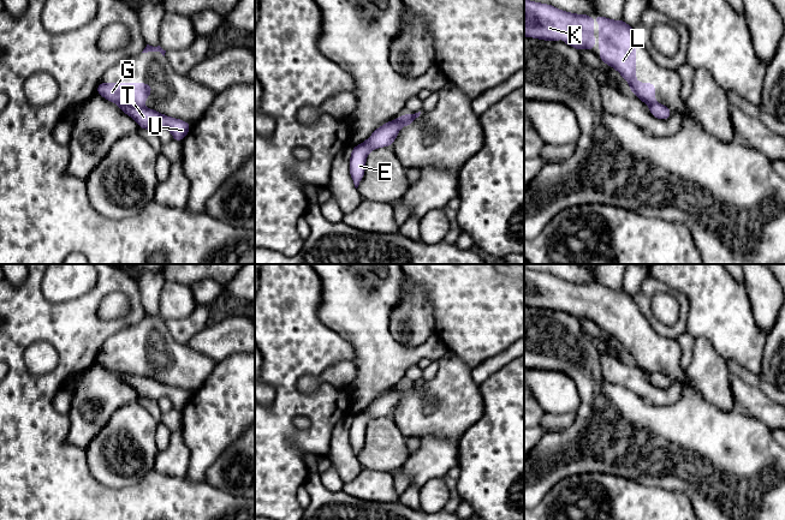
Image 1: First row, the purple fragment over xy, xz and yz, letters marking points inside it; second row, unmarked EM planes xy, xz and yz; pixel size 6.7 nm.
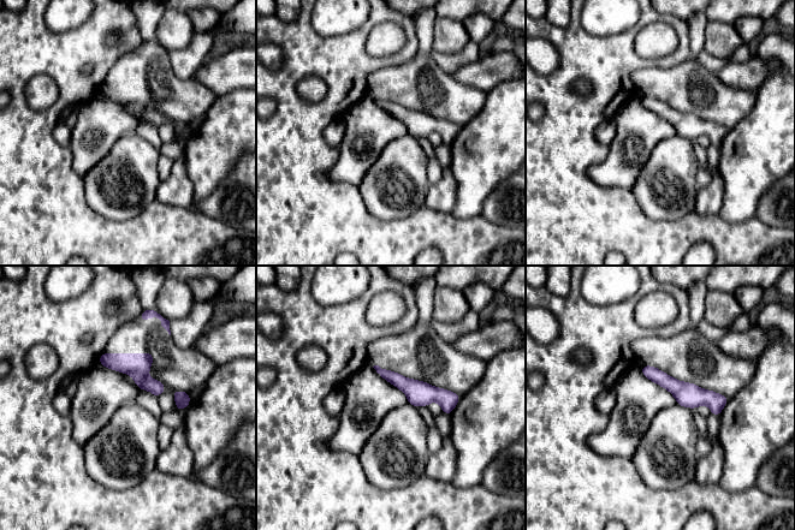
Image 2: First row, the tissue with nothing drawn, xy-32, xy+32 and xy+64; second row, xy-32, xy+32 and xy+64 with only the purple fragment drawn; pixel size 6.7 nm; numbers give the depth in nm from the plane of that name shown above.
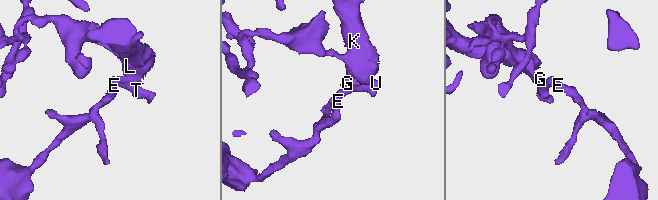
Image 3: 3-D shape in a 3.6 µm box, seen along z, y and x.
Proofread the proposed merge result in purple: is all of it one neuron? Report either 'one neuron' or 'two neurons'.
two neurons

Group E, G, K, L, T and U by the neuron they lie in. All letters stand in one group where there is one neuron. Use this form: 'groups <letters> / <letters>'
groups E T U / G K L

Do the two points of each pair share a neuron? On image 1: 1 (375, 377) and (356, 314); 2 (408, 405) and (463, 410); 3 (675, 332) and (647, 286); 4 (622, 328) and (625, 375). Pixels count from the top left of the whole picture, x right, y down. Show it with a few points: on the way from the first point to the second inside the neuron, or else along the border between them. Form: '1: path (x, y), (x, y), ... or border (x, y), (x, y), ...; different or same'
1: path (375, 362), (375, 347), (368, 329); same
2: path (421, 411), (450, 410); same
3: path (660, 328), (648, 315), (646, 300); same
4: border (631, 360), (648, 375); different

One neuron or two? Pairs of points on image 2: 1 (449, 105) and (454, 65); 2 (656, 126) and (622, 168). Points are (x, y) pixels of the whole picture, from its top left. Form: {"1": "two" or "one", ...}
{"1": "two", "2": "one"}

